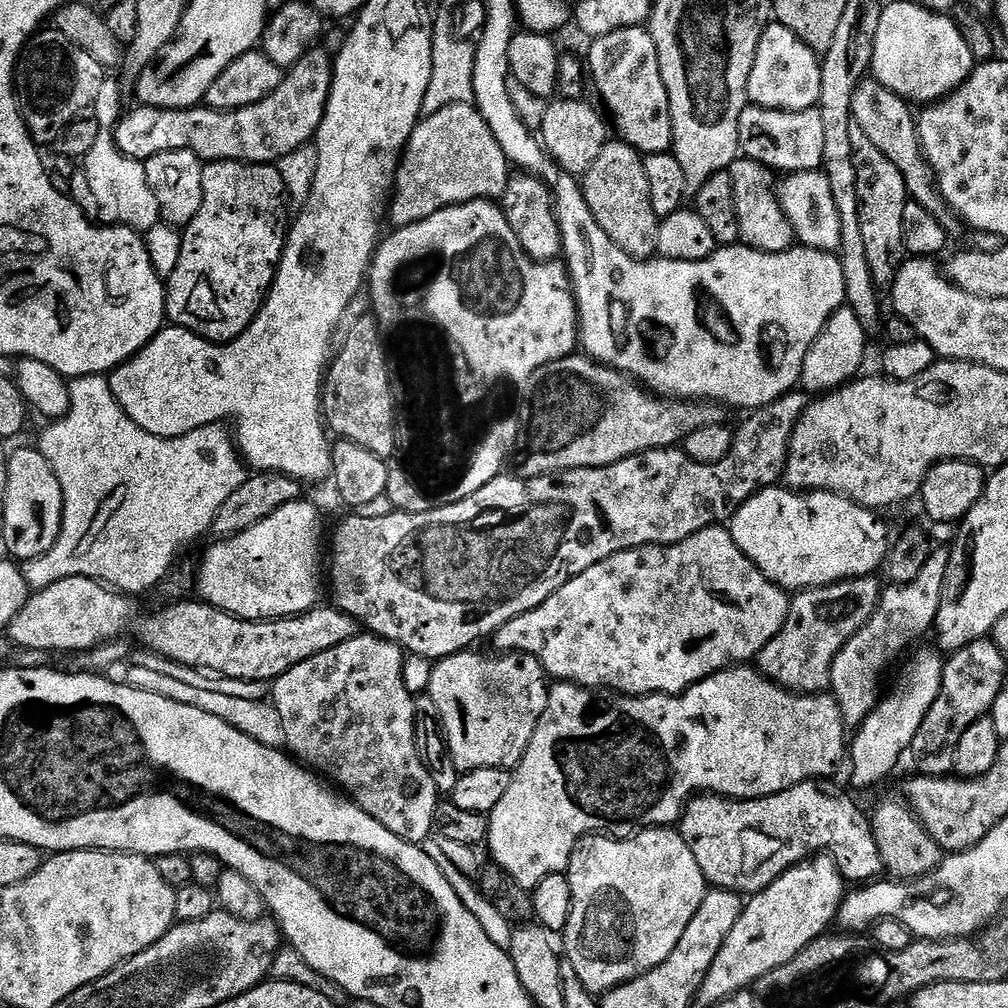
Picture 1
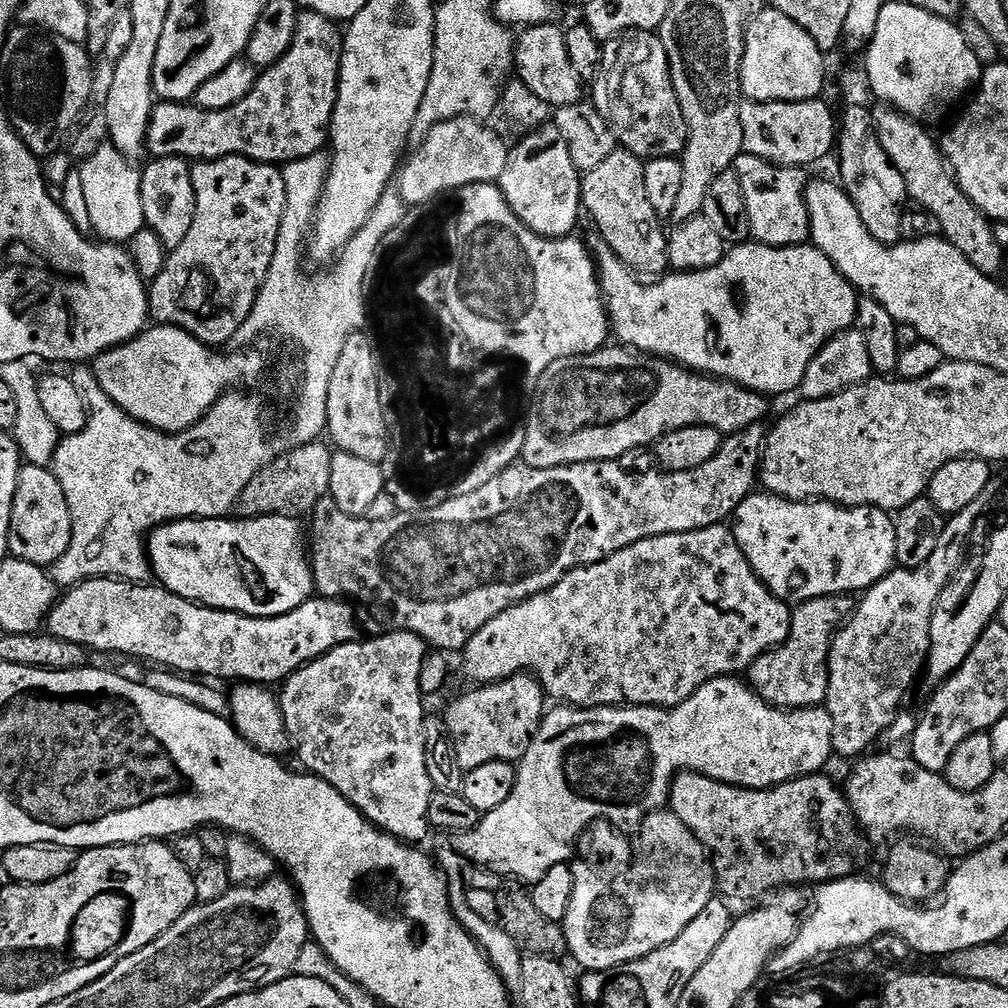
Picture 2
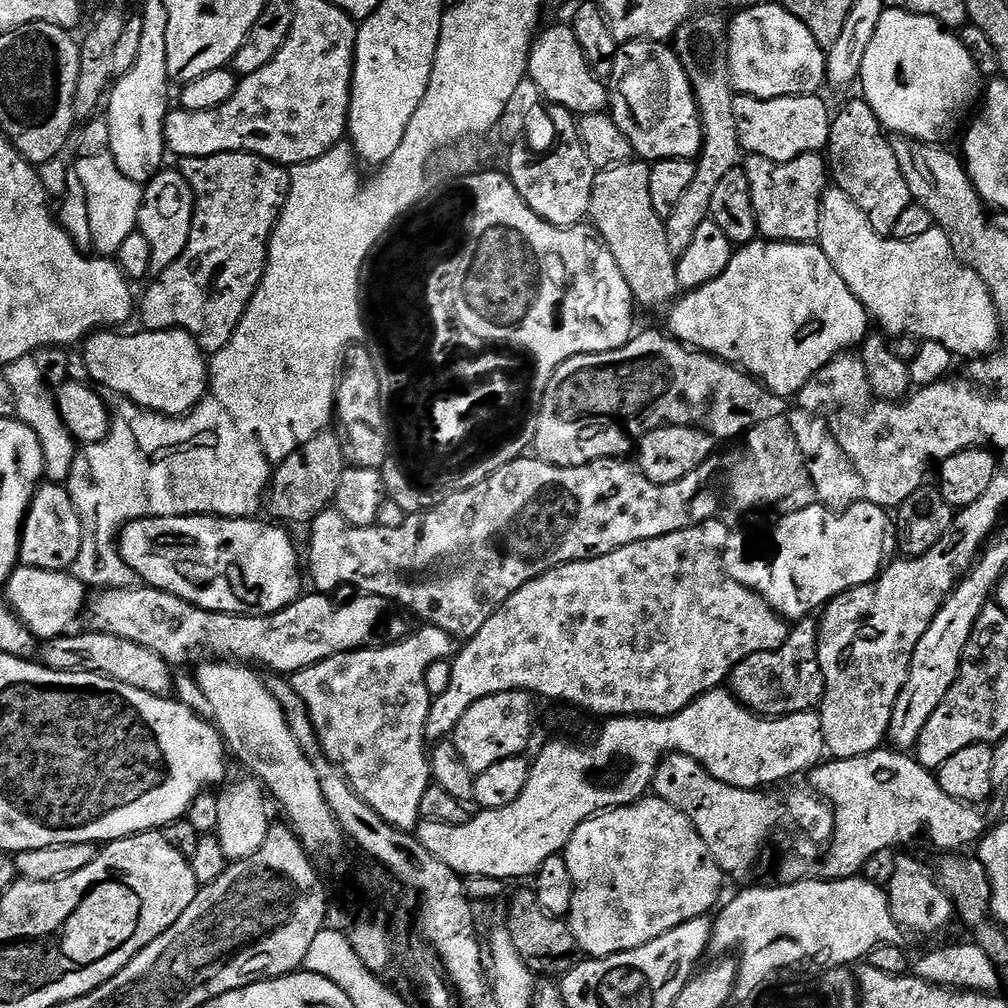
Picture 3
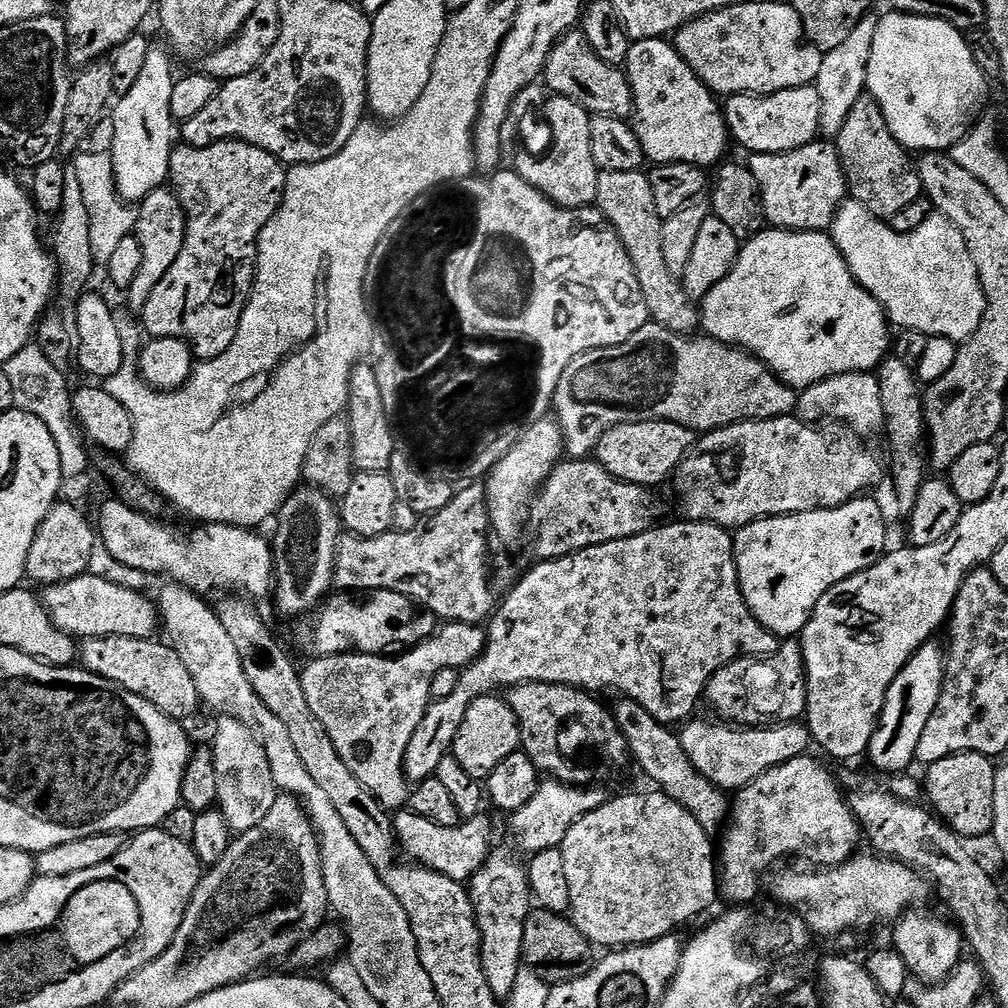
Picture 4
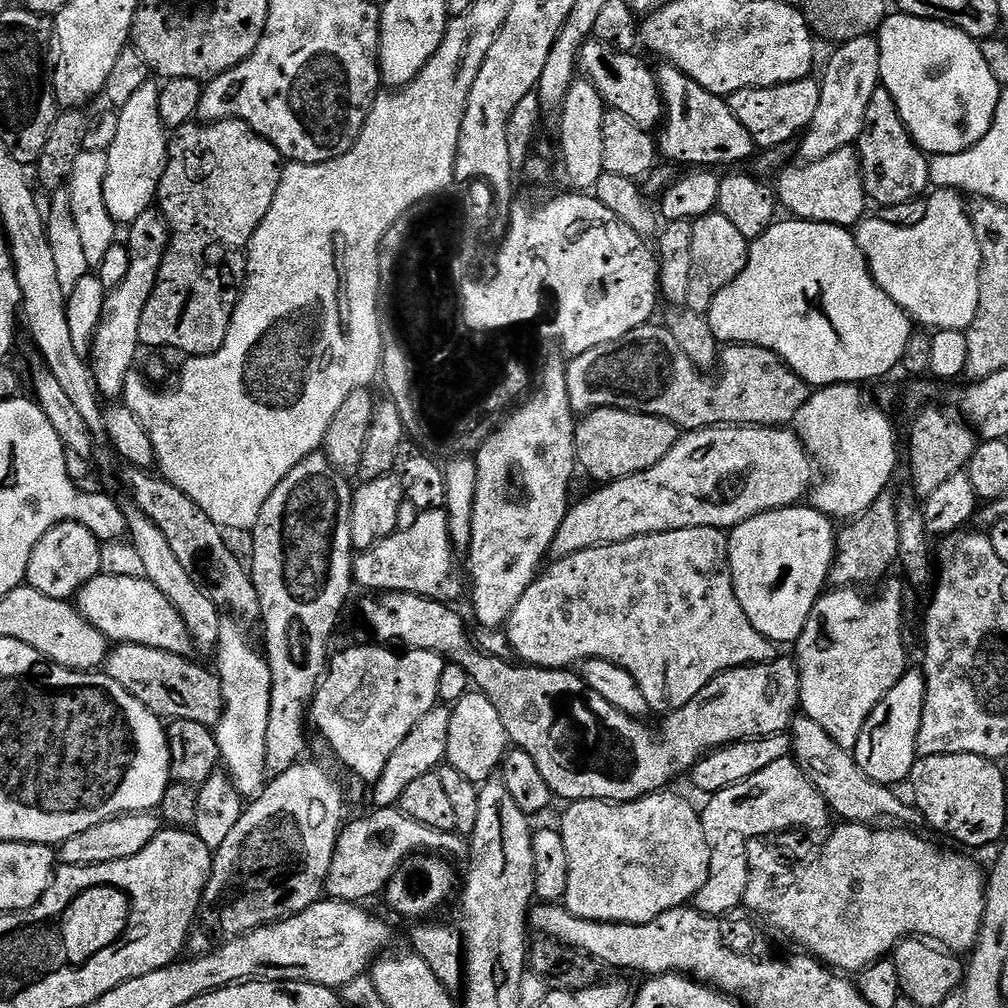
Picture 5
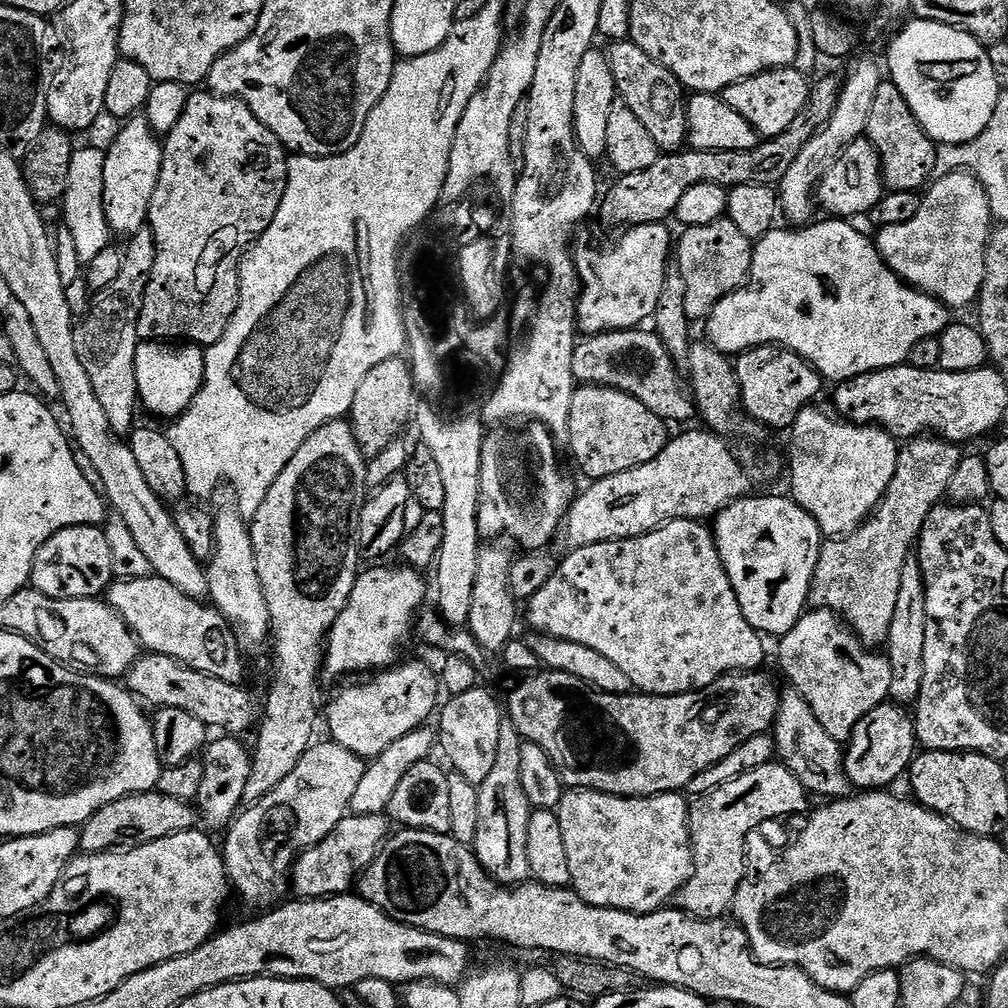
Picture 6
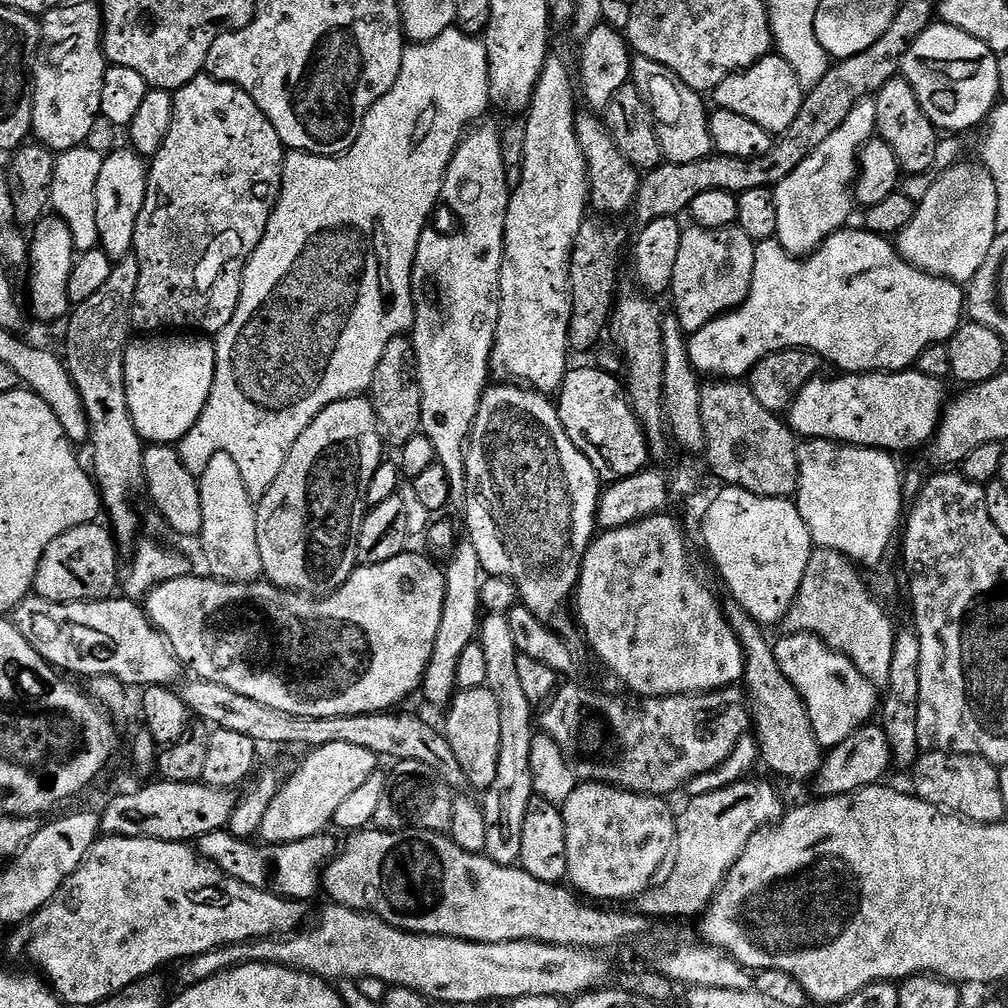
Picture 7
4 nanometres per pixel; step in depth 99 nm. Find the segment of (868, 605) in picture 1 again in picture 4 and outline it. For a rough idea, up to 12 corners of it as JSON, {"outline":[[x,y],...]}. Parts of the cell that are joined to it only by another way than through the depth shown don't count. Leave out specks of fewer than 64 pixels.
{"outline":[[785,639],[710,678],[721,721],[763,728],[808,711],[804,651]]}

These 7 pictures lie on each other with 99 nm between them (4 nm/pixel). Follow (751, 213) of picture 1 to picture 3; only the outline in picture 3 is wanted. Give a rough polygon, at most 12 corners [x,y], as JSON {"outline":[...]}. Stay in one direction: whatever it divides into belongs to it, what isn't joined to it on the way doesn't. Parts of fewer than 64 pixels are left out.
{"outline":[[821,153],[745,155],[763,239],[819,237],[830,187]]}

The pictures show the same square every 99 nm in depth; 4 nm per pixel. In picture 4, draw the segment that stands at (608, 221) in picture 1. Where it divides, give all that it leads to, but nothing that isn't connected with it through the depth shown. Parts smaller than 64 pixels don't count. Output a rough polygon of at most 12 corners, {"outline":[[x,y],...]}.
{"outline":[[643,171],[601,172],[595,207],[630,254],[651,323],[701,327],[662,258],[664,221]]}

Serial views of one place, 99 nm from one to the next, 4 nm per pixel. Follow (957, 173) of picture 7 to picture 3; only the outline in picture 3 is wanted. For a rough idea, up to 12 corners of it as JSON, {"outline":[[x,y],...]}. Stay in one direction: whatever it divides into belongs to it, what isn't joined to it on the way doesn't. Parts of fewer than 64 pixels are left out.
{"outline":[[841,188],[818,246],[885,333],[997,351],[992,295],[941,228],[889,238]]}

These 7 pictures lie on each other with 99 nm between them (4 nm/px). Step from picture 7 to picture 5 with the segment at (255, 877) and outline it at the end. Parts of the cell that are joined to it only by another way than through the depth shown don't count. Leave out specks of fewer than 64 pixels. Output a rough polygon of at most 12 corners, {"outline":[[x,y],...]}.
{"outline":[[396,806],[341,827],[325,893],[381,895],[413,854],[463,857],[459,832]]}

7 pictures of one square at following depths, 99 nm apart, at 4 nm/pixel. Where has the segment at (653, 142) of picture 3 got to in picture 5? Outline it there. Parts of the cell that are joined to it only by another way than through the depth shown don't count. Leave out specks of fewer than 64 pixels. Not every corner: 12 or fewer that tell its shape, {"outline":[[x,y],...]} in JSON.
{"outline":[[664,62],[658,152],[740,166],[757,151],[727,99]]}

